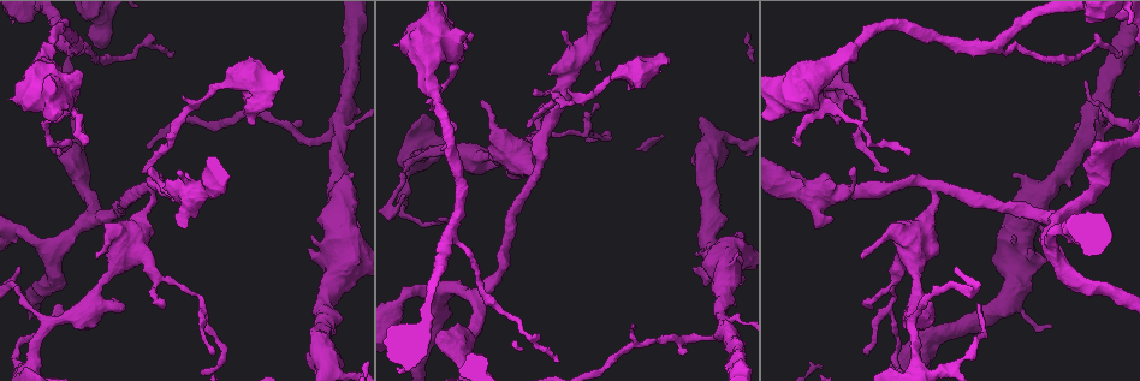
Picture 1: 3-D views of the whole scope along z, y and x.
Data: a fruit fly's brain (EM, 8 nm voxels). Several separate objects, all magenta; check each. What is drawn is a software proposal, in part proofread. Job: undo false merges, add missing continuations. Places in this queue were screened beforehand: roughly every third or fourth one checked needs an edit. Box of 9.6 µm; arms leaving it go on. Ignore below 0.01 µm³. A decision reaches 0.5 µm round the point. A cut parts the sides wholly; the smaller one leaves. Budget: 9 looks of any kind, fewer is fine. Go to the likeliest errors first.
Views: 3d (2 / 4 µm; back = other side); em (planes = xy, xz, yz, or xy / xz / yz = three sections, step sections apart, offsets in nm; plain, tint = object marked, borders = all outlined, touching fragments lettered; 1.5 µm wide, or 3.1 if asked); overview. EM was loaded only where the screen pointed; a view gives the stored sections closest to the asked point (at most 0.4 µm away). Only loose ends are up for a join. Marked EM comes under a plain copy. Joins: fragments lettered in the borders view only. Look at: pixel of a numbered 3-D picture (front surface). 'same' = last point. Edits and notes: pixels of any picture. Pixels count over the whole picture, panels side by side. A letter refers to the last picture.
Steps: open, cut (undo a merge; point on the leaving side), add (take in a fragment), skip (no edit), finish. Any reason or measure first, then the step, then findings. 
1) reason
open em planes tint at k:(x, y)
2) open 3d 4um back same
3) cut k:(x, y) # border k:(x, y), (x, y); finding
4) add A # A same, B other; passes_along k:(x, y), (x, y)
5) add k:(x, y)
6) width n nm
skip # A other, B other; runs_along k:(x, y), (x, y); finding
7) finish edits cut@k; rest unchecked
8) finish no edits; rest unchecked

free end
open 3d 2um at 1:(1050, 324)

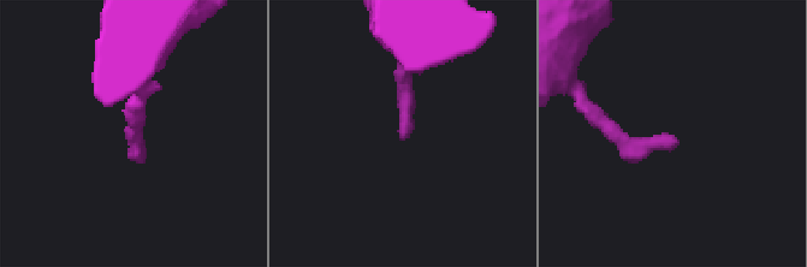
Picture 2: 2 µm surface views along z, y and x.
shape alone is not enough
open em planes borders at 2:(675, 140)

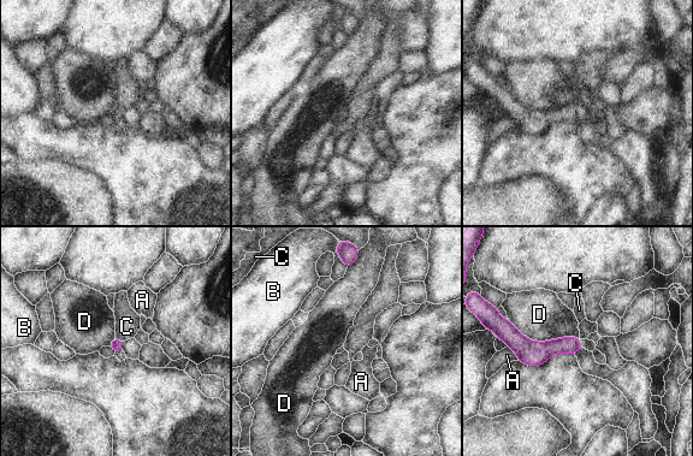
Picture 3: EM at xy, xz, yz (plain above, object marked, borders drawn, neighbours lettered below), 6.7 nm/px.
skip # A other, B other, C other, D other; border 3:(495, 332), (508, 345); none of them fits

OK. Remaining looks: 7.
abrupt turn
open 3d 4um back at 1:(937, 191)

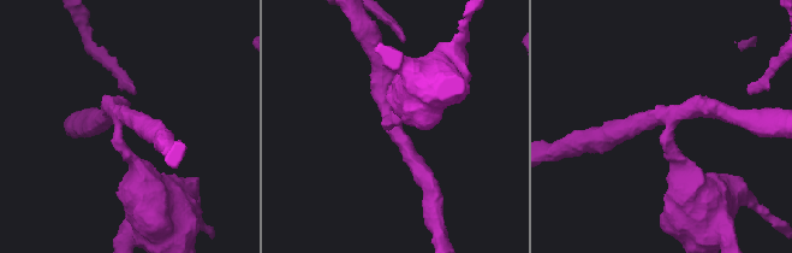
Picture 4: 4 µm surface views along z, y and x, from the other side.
arms 3; arm_widths 260, 280, 340 nm; now the EM
open em planes tint at 4:(120, 123)

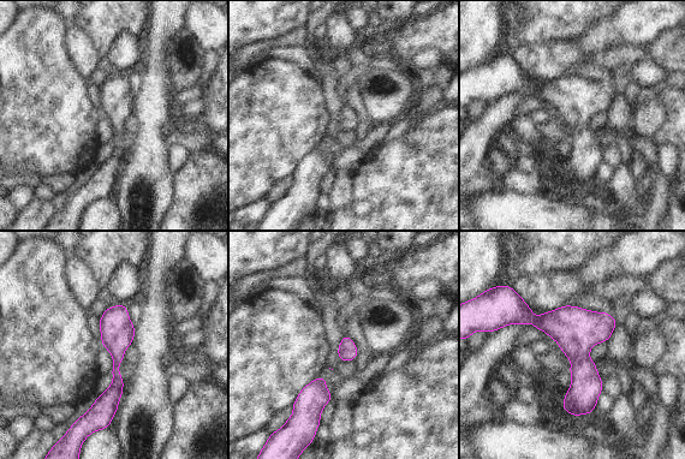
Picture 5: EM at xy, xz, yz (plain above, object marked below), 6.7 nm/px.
what lies round it
open em planes borders same

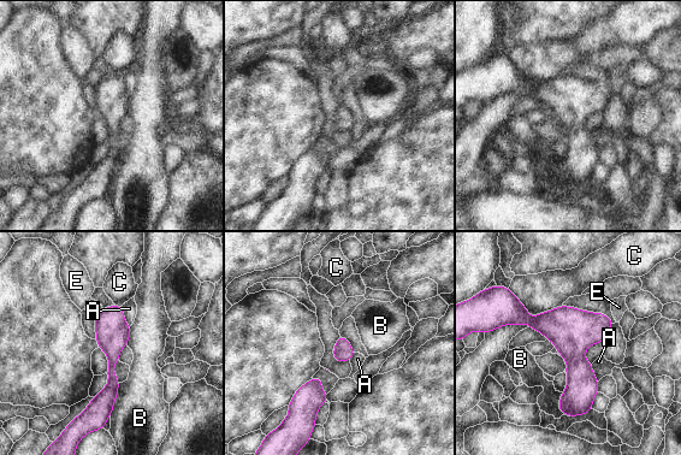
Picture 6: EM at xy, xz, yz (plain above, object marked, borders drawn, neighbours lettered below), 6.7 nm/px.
skip # A other, B other, C other, E other; border 6:(120, 306), (122, 314), (129, 328); one cell here

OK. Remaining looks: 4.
thick end
open 3d 4um at 1:(831, 218)

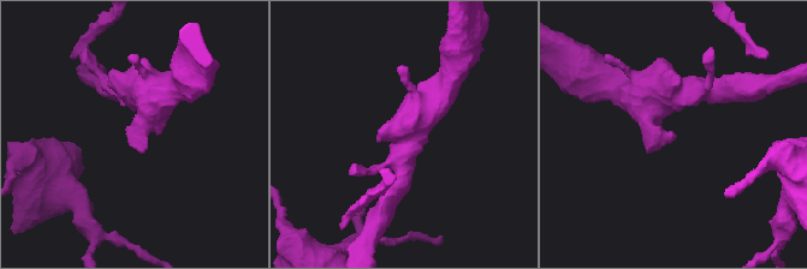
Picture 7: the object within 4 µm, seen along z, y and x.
shape alone is not enough
open em planes borders at 7:(669, 132)

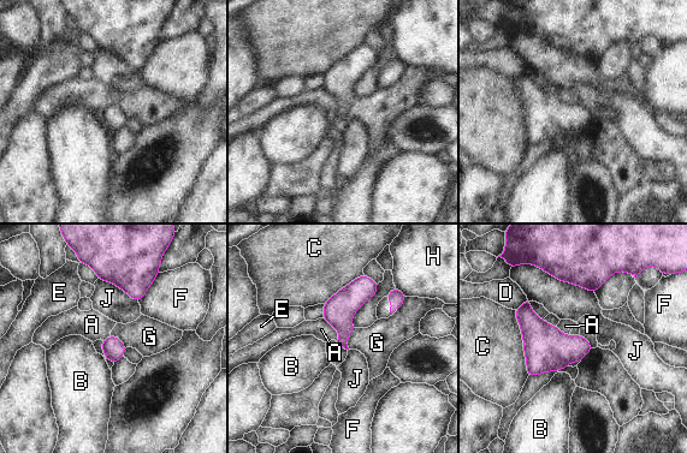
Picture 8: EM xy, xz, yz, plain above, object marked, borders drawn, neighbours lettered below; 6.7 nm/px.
skip # A other, B other, C other, D other, E other, F other, G other, H other, J other; border 8:(355, 328), (348, 337), (348, 349); no lettered fragment goes on from it

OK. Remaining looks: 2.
sharp bend
open em planes borders at 1:(431, 99)

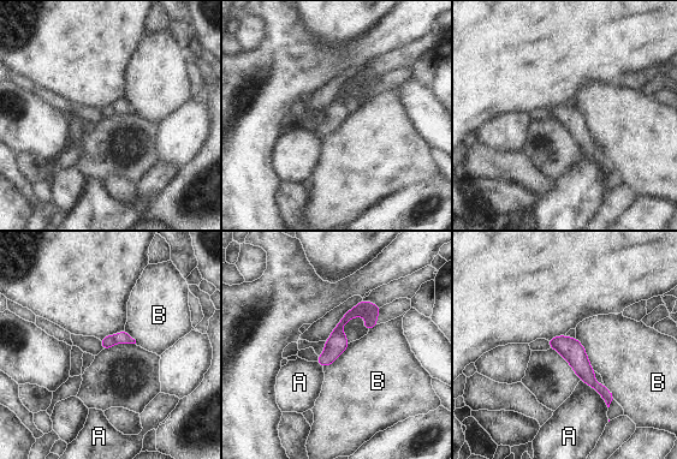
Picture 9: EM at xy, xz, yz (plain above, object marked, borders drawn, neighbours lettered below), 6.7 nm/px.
width 80 nm
skip # A other, B other; border 9:(575, 338), (594, 370); continuous, no second cell

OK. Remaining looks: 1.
finish no edits; rest unchecked

